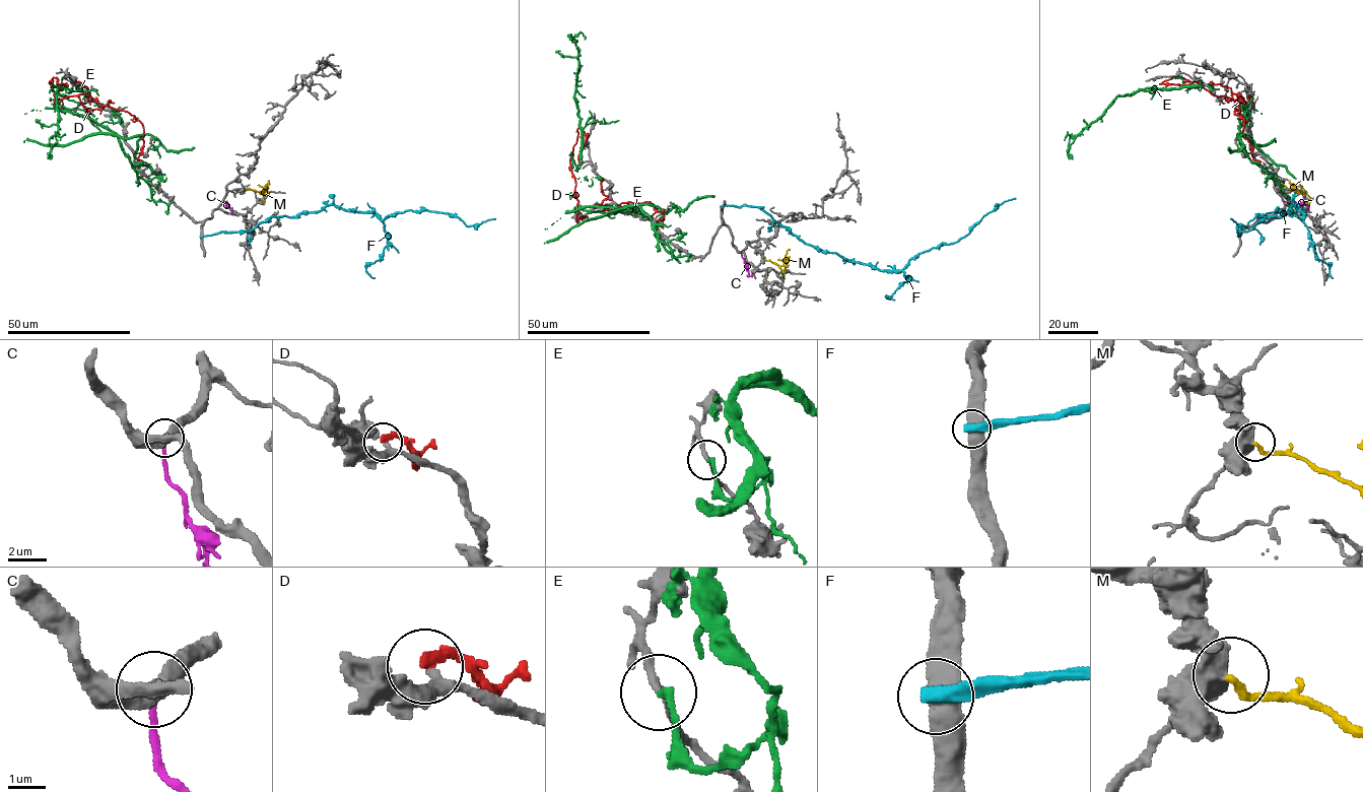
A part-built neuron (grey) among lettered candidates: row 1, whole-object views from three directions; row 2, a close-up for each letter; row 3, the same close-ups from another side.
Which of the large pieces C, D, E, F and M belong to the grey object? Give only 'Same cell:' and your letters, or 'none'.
Same cell: none

